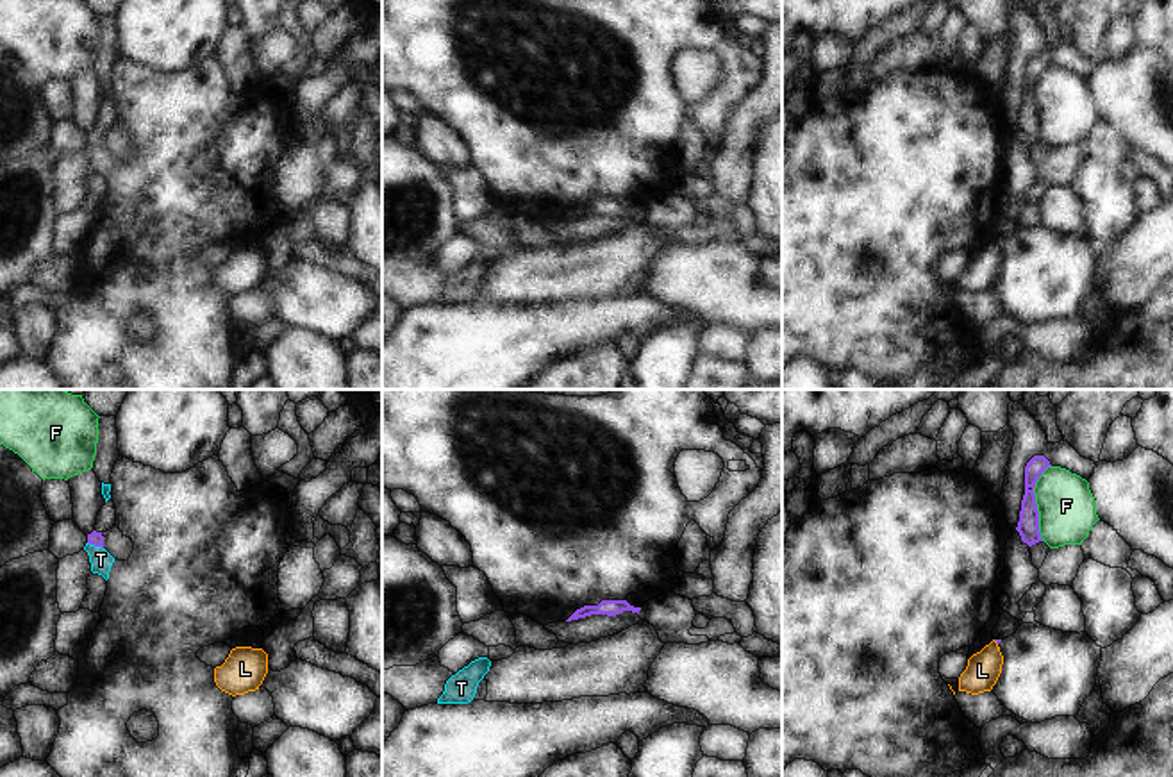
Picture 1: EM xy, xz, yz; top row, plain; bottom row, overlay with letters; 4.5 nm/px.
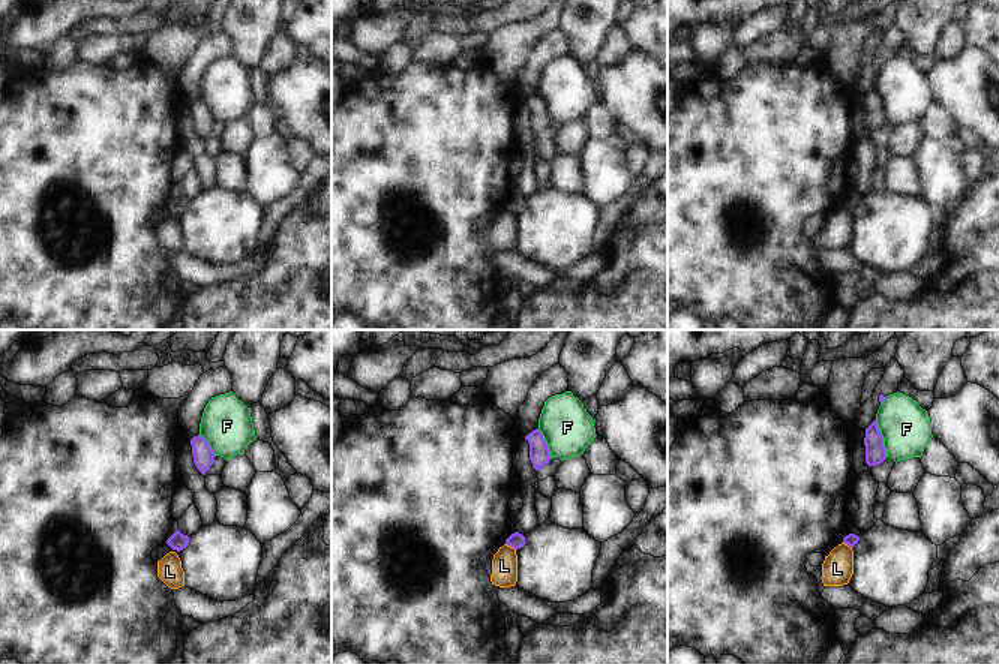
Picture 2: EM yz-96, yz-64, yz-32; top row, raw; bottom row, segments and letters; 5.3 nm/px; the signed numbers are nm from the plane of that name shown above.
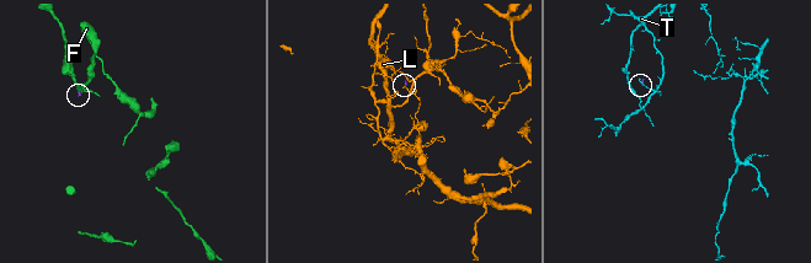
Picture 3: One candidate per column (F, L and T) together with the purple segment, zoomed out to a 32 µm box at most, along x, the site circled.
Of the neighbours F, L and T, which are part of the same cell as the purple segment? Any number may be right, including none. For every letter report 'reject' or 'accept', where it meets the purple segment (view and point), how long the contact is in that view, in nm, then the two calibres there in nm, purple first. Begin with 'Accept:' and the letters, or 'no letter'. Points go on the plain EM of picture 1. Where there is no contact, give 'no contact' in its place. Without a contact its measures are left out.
Accept: no letter
F: reject; contact yz (1034, 102); length 340 nm; calibres 100 and 260 nm
L: reject; no contact
T: reject; contact xy (95, 145); length 80 nm; calibres 70 and 100 nm

